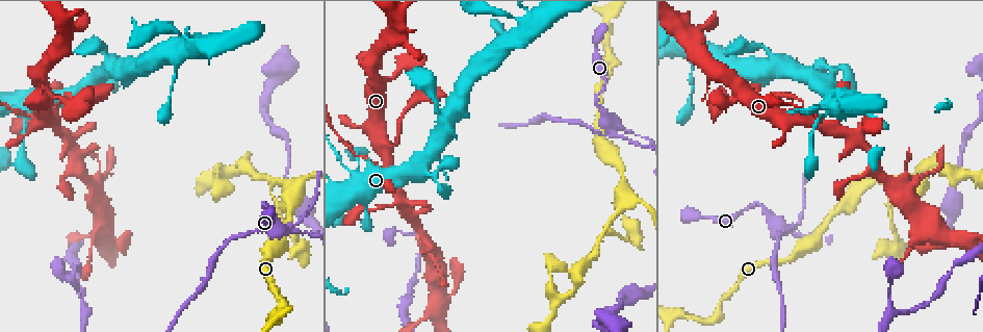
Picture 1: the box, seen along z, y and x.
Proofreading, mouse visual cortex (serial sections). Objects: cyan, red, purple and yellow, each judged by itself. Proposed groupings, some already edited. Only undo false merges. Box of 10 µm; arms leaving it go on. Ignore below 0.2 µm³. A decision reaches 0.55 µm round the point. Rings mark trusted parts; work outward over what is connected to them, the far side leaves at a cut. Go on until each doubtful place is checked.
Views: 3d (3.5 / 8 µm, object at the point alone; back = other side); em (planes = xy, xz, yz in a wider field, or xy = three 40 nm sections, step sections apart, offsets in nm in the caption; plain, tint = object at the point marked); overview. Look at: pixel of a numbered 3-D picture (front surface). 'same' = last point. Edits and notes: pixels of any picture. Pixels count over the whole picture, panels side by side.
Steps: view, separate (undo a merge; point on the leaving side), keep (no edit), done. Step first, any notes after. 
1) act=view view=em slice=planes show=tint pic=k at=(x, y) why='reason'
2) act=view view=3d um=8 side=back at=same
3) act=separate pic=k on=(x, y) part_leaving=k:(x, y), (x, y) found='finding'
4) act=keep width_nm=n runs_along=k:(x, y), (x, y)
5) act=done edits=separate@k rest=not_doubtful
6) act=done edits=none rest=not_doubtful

act=view view=3d um=8 side=back pic=1 at=(57, 132) why='side arm on a straight run'

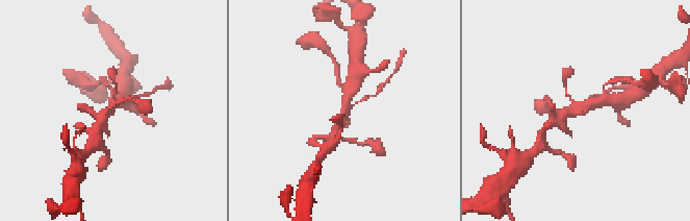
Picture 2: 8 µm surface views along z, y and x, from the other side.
act=view view=3d um=3.5 at=same why='zoom in'

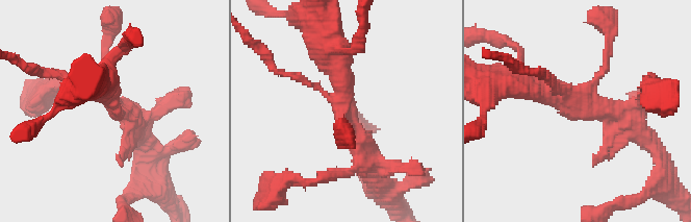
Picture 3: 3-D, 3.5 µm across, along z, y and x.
act=keep runs_along=3:(526, 85), (566, 93), (641, 134) found='continuous, no second cell'

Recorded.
act=view view=3d um=3.5 pic=1 at=(608, 226) why='three-way junction'

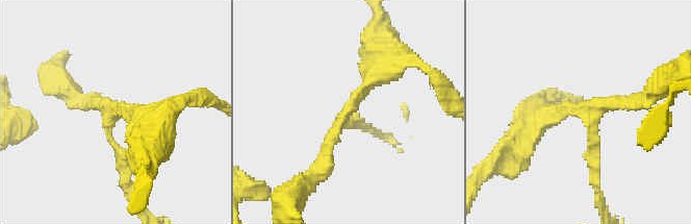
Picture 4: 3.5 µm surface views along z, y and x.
act=view view=em slice=xy step=2 show=tint pic=4 at=(111, 114) arms=3 arm_widths_nm=150,200,350

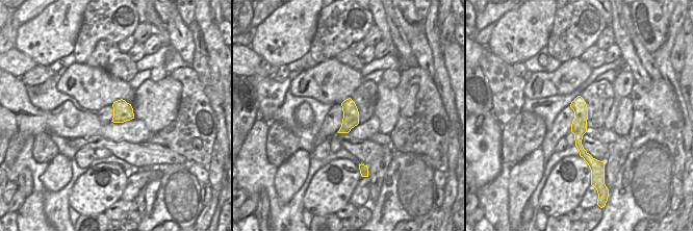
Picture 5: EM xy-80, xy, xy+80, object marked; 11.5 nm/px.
act=keep found='one cell here'

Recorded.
act=view view=em slice=xy step=5 show=tint pic=1 at=(779, 227) why='a fork'

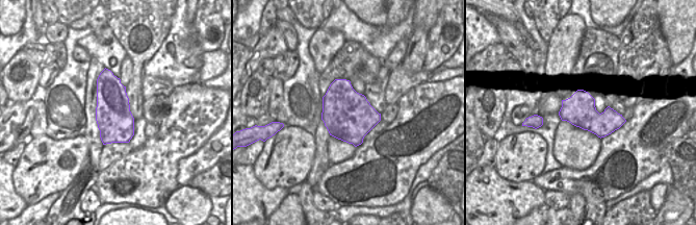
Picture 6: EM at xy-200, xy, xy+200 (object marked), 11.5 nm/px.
act=view view=3d um=3.5 side=back at=same

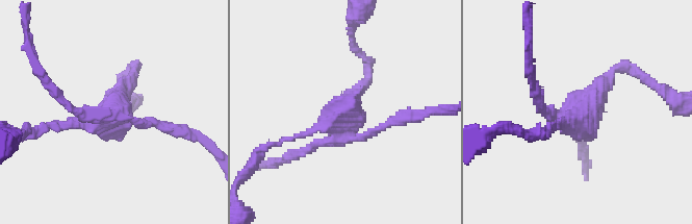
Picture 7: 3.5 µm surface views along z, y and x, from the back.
act=separate pic=7 on=(393, 121) part_leaving=7:(359, 138), (404, 116), (445, 110) found='a second cell is stuck on'

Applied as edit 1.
act=done edits=separate@7 rest=not_doubtful

